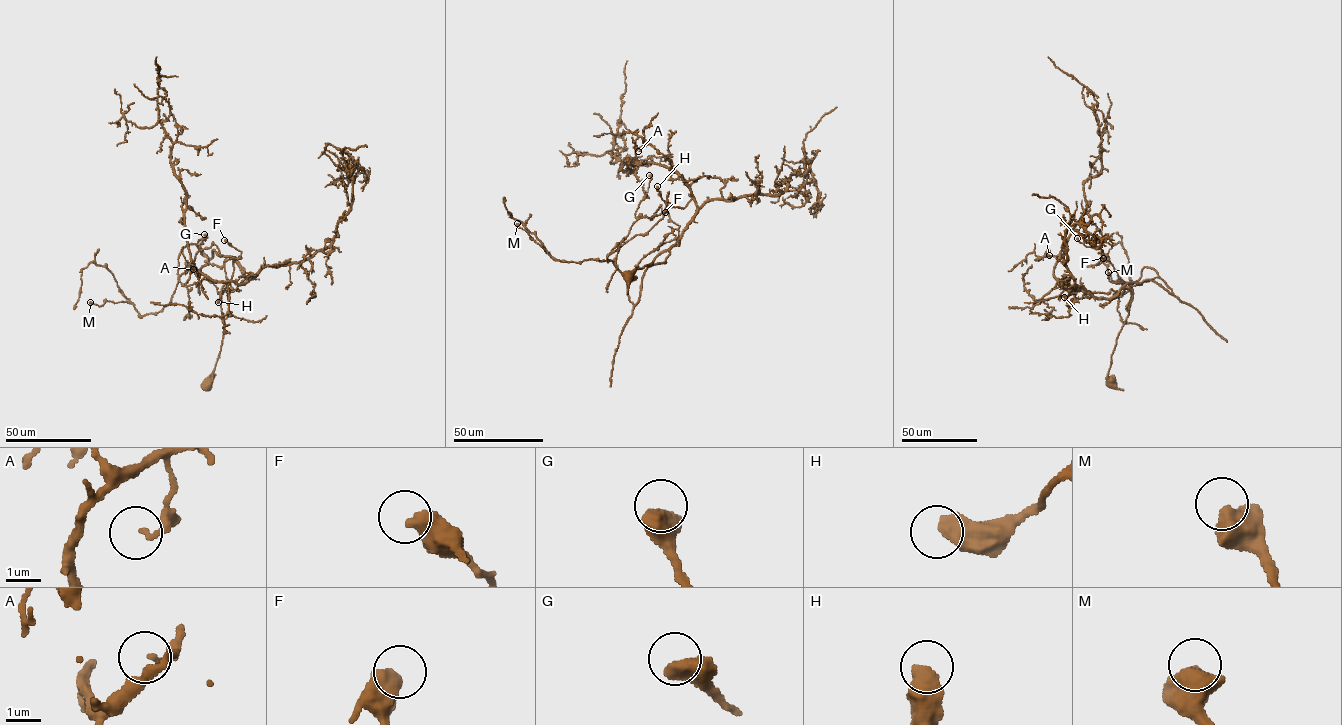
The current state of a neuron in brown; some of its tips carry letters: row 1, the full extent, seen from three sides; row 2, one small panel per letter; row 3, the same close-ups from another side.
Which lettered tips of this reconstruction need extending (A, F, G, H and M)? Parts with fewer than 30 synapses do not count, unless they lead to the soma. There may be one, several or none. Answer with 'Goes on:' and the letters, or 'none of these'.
Goes on: none of these

